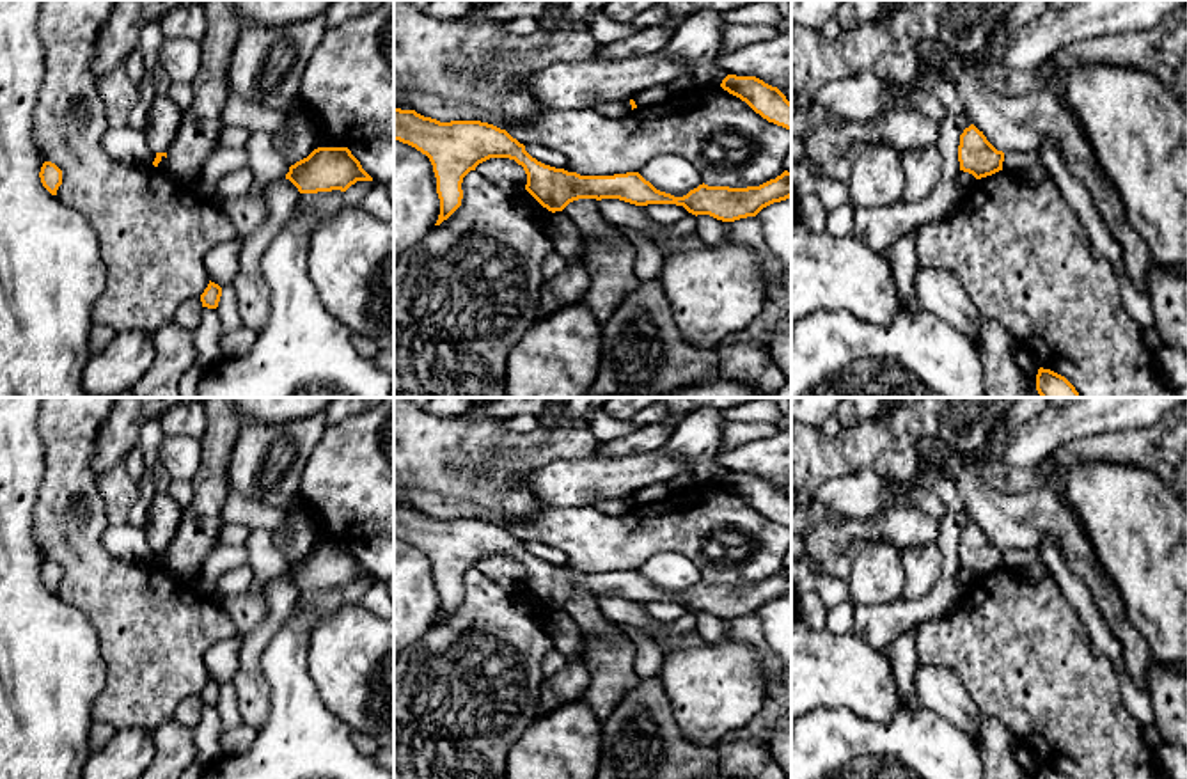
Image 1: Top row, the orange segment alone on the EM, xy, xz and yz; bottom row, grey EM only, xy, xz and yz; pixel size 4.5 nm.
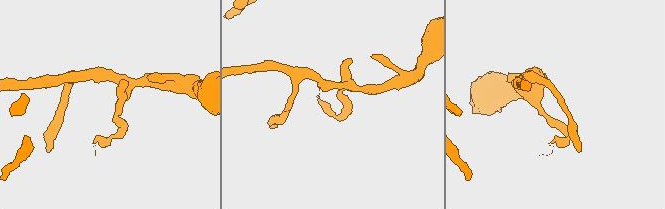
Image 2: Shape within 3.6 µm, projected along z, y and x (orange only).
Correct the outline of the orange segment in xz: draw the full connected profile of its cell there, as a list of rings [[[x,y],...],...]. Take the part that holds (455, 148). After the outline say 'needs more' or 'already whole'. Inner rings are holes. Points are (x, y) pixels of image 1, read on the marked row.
[[[394,108],[394,140],[408,144],[426,154],[433,165],[436,177],[436,193],[440,199],[440,215],[435,225],[447,220],[460,206],[463,199],[461,183],[463,177],[476,170],[476,167],[490,158],[509,158],[523,167],[527,174],[525,190],[548,211],[562,211],[570,202],[578,199],[619,199],[635,206],[648,204],[676,204],[683,206],[692,215],[710,215],[722,222],[735,222],[747,216],[756,216],[763,208],[781,202],[791,197],[791,172],[784,170],[775,179],[770,179],[759,186],[729,188],[729,186],[708,186],[699,185],[683,197],[656,190],[639,172],[614,174],[614,176],[580,176],[564,169],[545,165],[532,158],[525,146],[513,138],[506,130],[481,121],[451,121],[440,122],[431,117],[424,117],[415,110]]]; already whole

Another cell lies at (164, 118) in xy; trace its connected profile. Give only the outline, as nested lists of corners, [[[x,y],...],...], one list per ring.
[[[156,92],[144,130],[147,146],[154,153],[167,153],[179,130],[181,119],[183,110],[169,98],[169,94]]]

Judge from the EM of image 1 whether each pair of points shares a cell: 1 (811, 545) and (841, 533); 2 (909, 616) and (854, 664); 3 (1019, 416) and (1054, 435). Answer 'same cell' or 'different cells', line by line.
1: same cell
2: different cells
3: different cells

